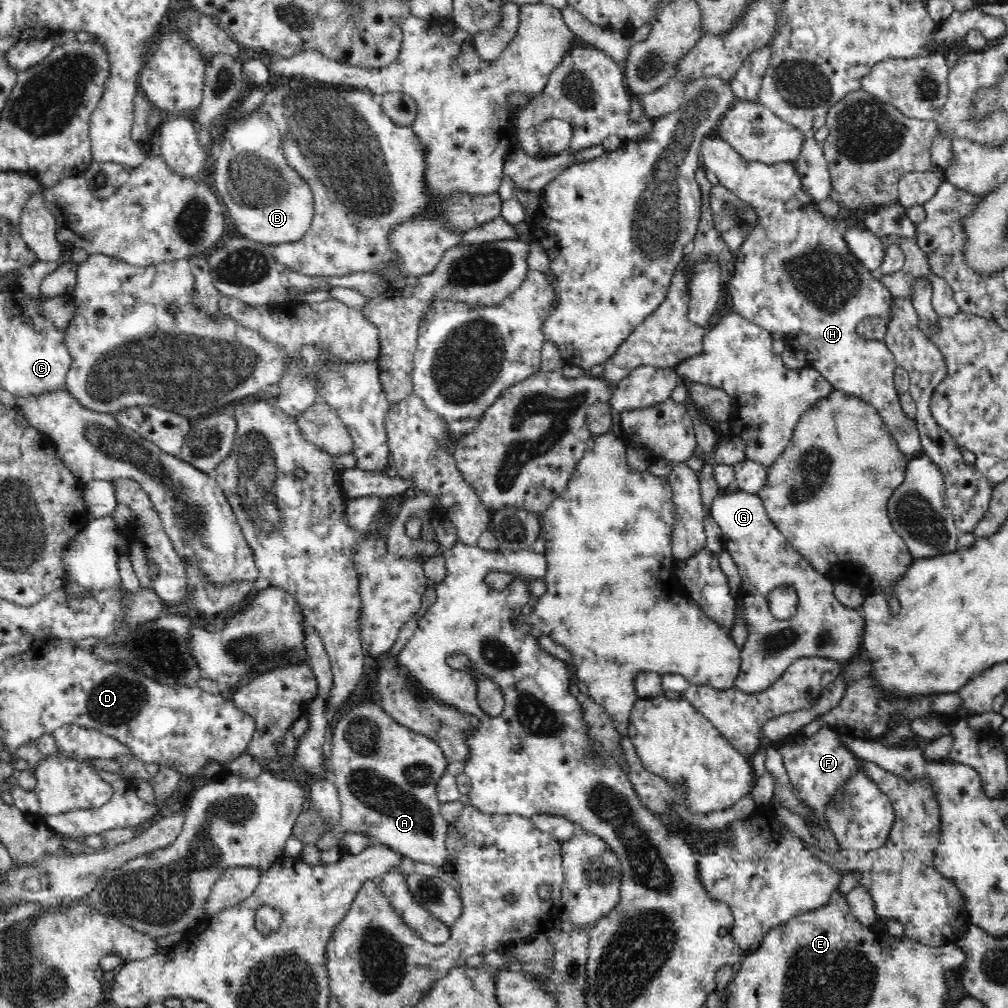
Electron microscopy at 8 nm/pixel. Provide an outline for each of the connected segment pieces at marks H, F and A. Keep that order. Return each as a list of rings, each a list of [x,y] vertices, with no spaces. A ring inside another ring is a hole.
[[[709,134],[702,140],[701,154],[705,169],[716,174],[719,184],[753,206],[758,213],[758,224],[740,246],[733,263],[734,272],[729,280],[728,292],[732,296],[734,310],[746,321],[761,326],[769,333],[781,332],[787,344],[806,356],[807,366],[822,374],[836,391],[842,391],[848,398],[862,400],[874,407],[906,457],[912,458],[915,454],[924,453],[917,421],[904,414],[898,390],[894,387],[897,364],[892,351],[884,340],[866,340],[856,331],[858,323],[867,316],[880,316],[888,322],[893,294],[850,253],[846,240],[836,228],[837,219],[827,218],[816,207],[817,202],[808,195],[800,181],[795,163],[750,162],[735,152],[725,140]]]
[[[820,726],[814,736],[799,733],[790,735],[779,742],[777,749],[782,755],[789,781],[798,790],[798,797],[812,809],[813,814],[823,821],[827,802],[833,801],[841,786],[846,784],[852,773],[858,772],[855,755],[842,744],[841,735],[830,726]]]
[[[359,701],[340,714],[334,728],[330,776],[336,787],[341,804],[341,820],[338,829],[330,835],[324,834],[316,843],[318,850],[330,850],[338,846],[346,832],[364,834],[369,840],[378,840],[382,845],[412,858],[442,868],[448,864],[446,846],[449,822],[440,812],[441,802],[437,797],[437,784],[448,768],[448,760],[437,742],[422,734],[406,729],[395,722],[379,702]]]

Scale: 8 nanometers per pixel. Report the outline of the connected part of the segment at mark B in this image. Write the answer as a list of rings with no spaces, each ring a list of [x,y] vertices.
[[[256,110],[231,125],[220,143],[214,186],[230,213],[232,233],[272,246],[304,238],[315,212],[313,192],[288,164],[278,125],[265,112]]]

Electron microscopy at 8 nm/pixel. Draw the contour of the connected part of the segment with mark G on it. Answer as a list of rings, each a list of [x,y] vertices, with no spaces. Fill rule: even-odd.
[[[737,491],[733,494],[728,494],[728,496],[721,497],[716,496],[711,504],[711,515],[716,521],[716,524],[721,528],[723,534],[723,544],[724,549],[727,550],[735,564],[738,567],[739,574],[741,576],[741,586],[740,586],[740,598],[743,600],[743,612],[745,613],[745,625],[747,626],[747,639],[743,644],[740,658],[741,665],[739,670],[739,675],[735,680],[735,689],[740,690],[744,693],[758,693],[770,689],[773,682],[776,682],[778,678],[786,672],[786,669],[798,659],[802,657],[822,657],[828,659],[834,659],[840,661],[840,663],[846,665],[848,662],[855,660],[860,651],[863,650],[861,642],[863,641],[863,636],[865,634],[865,618],[861,615],[860,609],[852,609],[846,607],[842,604],[838,598],[835,597],[833,591],[833,581],[826,577],[825,574],[818,572],[792,545],[791,542],[786,539],[786,537],[774,526],[771,518],[768,516],[766,509],[764,509],[764,503],[758,495],[748,494],[748,492]],[[778,586],[789,586],[797,592],[798,606],[797,613],[788,620],[778,620],[769,609],[769,602],[767,597],[772,590],[776,590]]]

